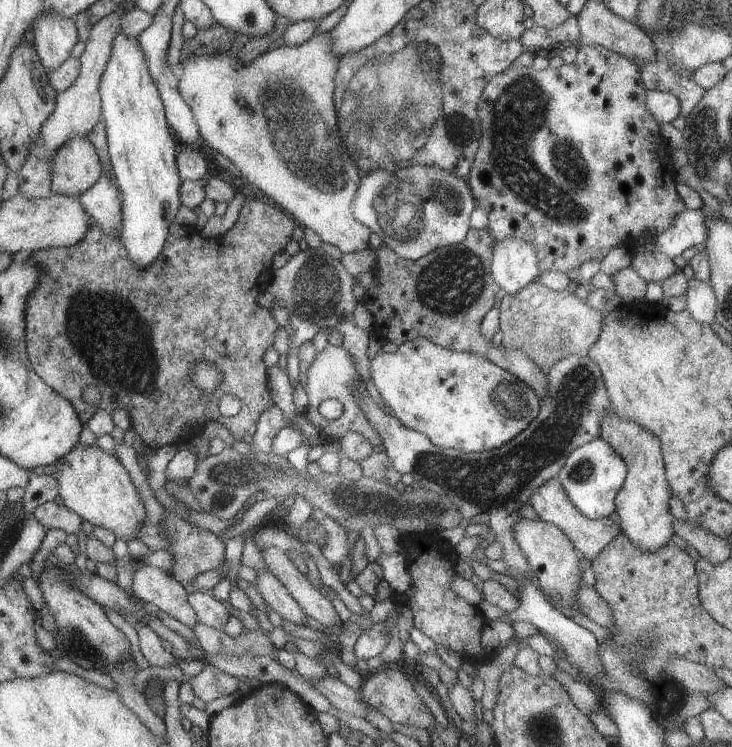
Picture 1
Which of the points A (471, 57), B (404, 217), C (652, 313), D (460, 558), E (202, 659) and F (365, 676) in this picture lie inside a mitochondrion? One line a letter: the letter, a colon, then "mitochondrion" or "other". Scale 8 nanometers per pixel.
A: other
B: mitochondrion
C: other
D: other
E: other
F: other

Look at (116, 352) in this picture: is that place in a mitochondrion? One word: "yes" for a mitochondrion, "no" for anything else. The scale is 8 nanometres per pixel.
yes

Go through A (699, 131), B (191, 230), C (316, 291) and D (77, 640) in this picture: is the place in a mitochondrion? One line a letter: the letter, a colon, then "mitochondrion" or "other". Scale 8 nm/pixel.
A: mitochondrion
B: other
C: mitochondrion
D: mitochondrion

